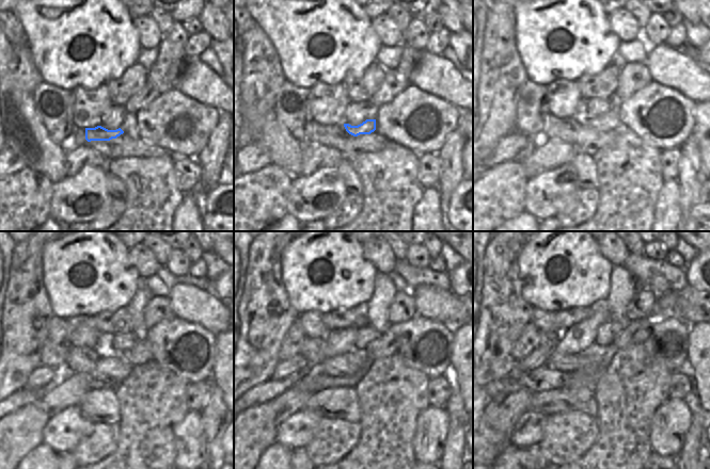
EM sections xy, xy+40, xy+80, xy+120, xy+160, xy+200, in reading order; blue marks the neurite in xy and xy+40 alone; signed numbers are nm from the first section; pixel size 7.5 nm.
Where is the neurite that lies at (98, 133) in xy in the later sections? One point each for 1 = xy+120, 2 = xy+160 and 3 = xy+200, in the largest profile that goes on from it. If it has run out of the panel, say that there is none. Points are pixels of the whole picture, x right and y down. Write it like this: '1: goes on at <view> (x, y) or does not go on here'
1: goes on at xy+120 (141, 352)
2: goes on at xy+160 (387, 344)
3: goes on at xy+200 (637, 330)

